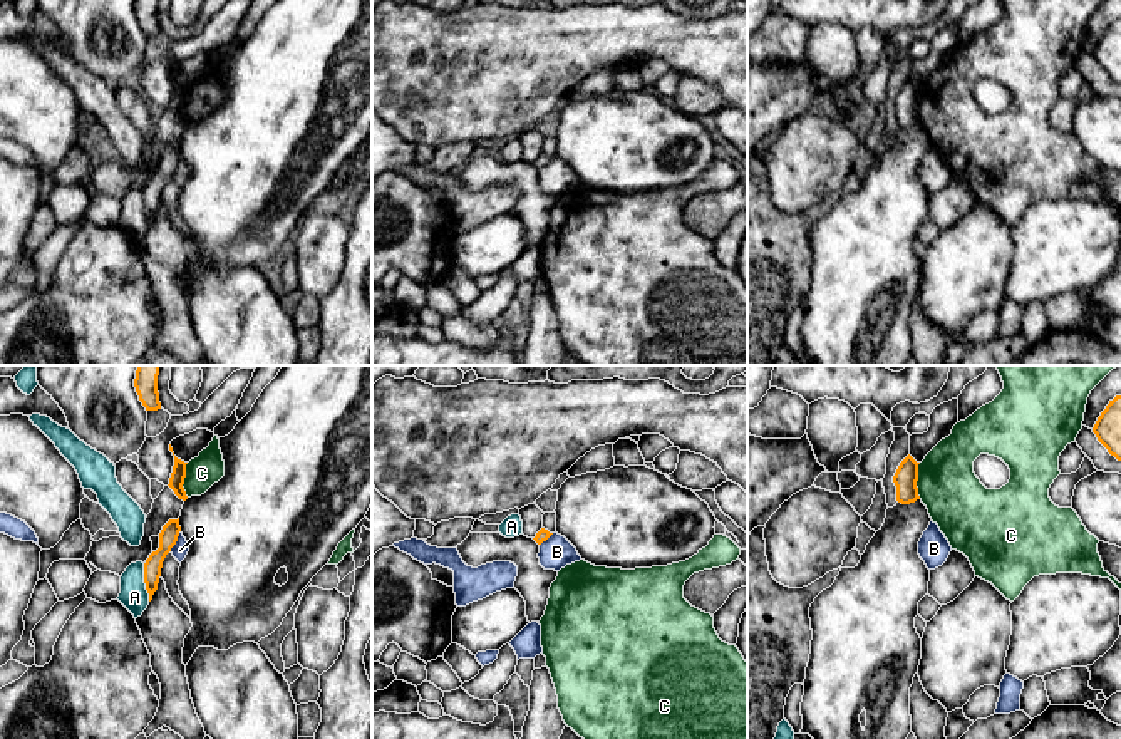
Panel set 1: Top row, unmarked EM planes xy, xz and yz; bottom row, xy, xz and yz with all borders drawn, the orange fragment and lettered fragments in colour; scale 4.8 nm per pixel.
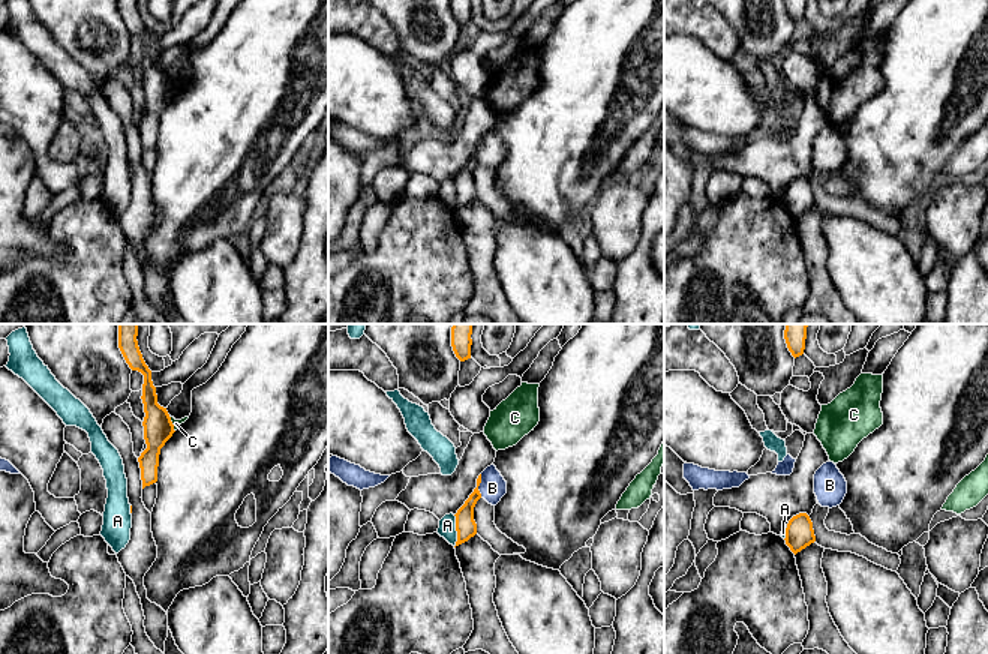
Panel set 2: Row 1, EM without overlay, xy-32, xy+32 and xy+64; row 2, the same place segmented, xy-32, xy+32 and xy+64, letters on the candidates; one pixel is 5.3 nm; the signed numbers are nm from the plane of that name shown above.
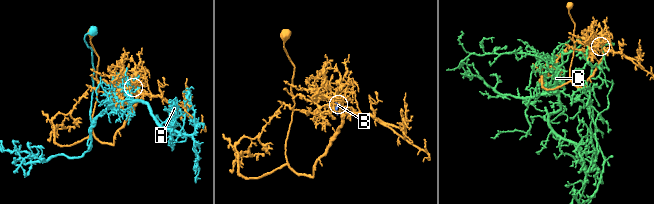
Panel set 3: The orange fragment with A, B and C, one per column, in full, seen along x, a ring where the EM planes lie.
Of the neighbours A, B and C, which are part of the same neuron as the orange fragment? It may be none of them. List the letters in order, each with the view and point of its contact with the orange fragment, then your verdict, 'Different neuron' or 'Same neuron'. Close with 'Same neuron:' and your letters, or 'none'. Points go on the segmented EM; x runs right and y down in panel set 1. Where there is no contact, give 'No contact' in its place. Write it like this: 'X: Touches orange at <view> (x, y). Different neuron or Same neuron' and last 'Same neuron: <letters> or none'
A: Touches orange at xy (144, 582). Different neuron
B: Touches orange at xy (176, 540). Same neuron
C: Touches orange at yz (917, 480). Different neuron
Same neuron: B

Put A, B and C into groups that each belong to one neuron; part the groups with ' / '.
A / B / C

